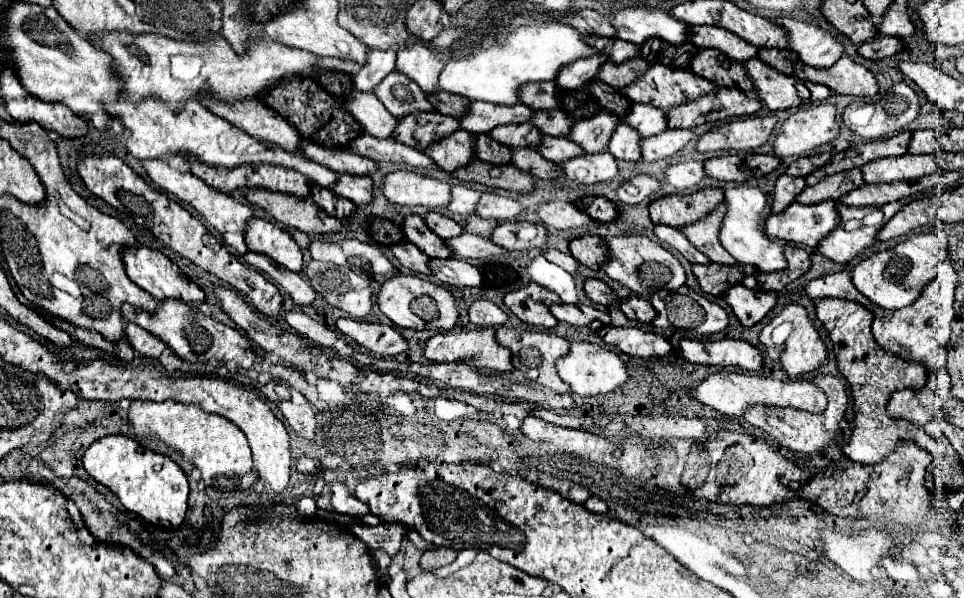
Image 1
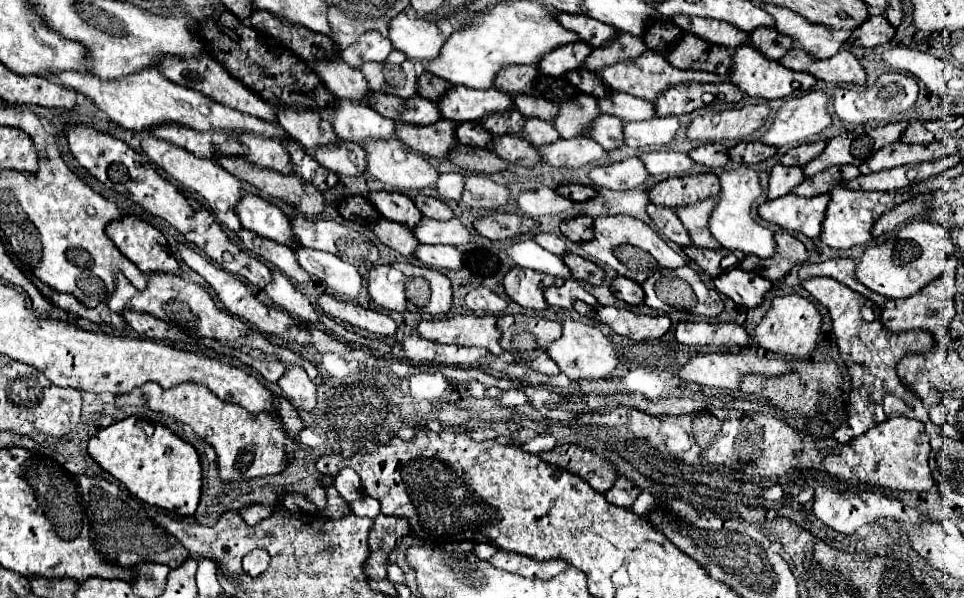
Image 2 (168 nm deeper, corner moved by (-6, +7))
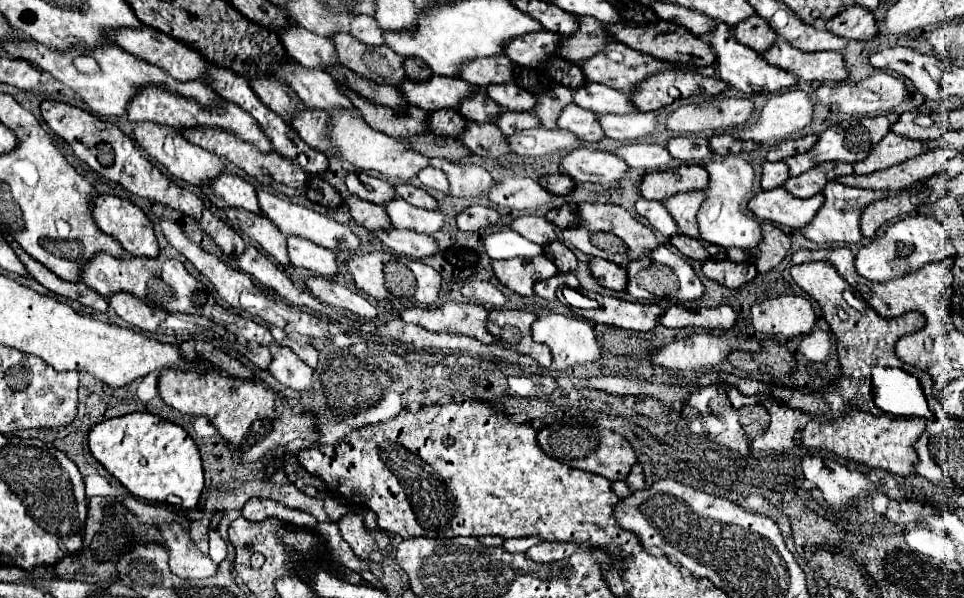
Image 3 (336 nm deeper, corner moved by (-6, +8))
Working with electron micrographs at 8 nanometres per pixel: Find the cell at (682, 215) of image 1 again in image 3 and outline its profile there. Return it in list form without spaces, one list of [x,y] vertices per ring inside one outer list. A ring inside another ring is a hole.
[[[681,166],[671,172],[653,172],[643,176],[639,192],[647,200],[667,200],[669,196],[707,188],[707,170],[703,166]]]

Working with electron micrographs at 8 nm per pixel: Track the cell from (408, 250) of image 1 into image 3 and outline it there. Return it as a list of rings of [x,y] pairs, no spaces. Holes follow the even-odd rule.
[[[349,196],[347,198],[347,206],[351,210],[351,216],[353,220],[367,228],[369,232],[375,232],[375,230],[389,230],[391,228],[391,220],[387,218],[387,212],[383,210],[383,206],[377,206],[377,204],[371,204],[371,202],[365,202],[357,196]]]

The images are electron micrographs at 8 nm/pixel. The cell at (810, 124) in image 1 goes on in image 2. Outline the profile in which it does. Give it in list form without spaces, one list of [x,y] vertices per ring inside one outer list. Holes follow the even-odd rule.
[[[809,91],[803,97],[787,99],[761,141],[773,147],[785,147],[799,145],[809,137],[821,133],[831,125],[827,99],[829,97],[823,91]]]

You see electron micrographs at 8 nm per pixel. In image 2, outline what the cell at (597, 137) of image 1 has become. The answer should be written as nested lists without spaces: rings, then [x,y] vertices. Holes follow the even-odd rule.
[[[577,95],[565,103],[561,103],[557,117],[553,119],[553,127],[557,129],[559,137],[571,139],[585,135],[589,119],[599,115],[599,109],[595,107],[595,97],[591,95]]]

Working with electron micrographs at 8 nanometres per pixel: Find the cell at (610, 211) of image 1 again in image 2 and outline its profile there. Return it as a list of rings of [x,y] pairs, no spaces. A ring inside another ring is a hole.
[[[571,183],[571,185],[561,185],[561,187],[557,187],[555,191],[557,191],[561,197],[567,197],[567,199],[571,199],[571,201],[587,201],[587,199],[595,197],[595,189],[585,187],[585,185],[575,185],[575,183]]]

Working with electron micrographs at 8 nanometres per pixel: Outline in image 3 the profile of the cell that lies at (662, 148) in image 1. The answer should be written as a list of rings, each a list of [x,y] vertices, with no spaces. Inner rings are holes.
[[[631,112],[631,114],[603,114],[599,122],[605,130],[607,138],[613,140],[639,140],[649,136],[657,128],[657,114],[655,112]]]

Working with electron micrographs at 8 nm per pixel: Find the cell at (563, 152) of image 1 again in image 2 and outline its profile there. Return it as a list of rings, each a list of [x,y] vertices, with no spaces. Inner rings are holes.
[[[529,117],[521,129],[521,137],[533,145],[543,145],[543,143],[553,143],[555,139],[559,139],[559,133],[555,131],[555,127],[551,127],[549,121]]]

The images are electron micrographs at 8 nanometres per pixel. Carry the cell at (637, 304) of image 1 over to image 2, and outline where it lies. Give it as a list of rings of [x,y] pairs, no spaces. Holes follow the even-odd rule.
[[[621,275],[613,279],[611,293],[617,299],[629,303],[629,305],[641,305],[643,303],[643,289],[639,287],[639,283],[635,283],[635,281],[627,279],[627,277],[621,277]]]

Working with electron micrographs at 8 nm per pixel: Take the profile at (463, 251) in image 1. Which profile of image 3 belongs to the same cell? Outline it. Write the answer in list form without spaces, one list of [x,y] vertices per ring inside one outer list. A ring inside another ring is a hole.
[[[395,198],[385,204],[385,212],[389,214],[393,226],[401,230],[415,230],[419,234],[435,234],[445,226],[445,216],[435,210],[423,210],[417,206],[407,204],[403,198]]]

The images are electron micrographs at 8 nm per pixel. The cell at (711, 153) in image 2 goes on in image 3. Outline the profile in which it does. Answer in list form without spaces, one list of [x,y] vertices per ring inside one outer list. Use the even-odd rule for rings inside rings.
[[[679,136],[669,140],[667,144],[669,154],[673,154],[673,158],[685,160],[685,162],[693,162],[693,160],[703,160],[703,158],[711,158],[711,146],[707,138],[699,138],[699,136]]]

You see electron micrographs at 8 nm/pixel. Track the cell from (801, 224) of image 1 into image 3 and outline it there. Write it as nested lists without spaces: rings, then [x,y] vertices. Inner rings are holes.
[[[775,188],[769,192],[759,192],[749,202],[749,210],[767,222],[783,224],[789,228],[803,228],[823,204],[823,194],[815,194],[807,200],[791,196],[785,188]]]

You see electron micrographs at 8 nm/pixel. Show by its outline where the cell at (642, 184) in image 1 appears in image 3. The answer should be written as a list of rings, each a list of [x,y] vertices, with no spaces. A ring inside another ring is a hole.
[[[577,148],[571,150],[563,158],[565,172],[577,182],[597,182],[597,184],[611,184],[625,178],[629,166],[611,152],[591,150],[591,148]]]

